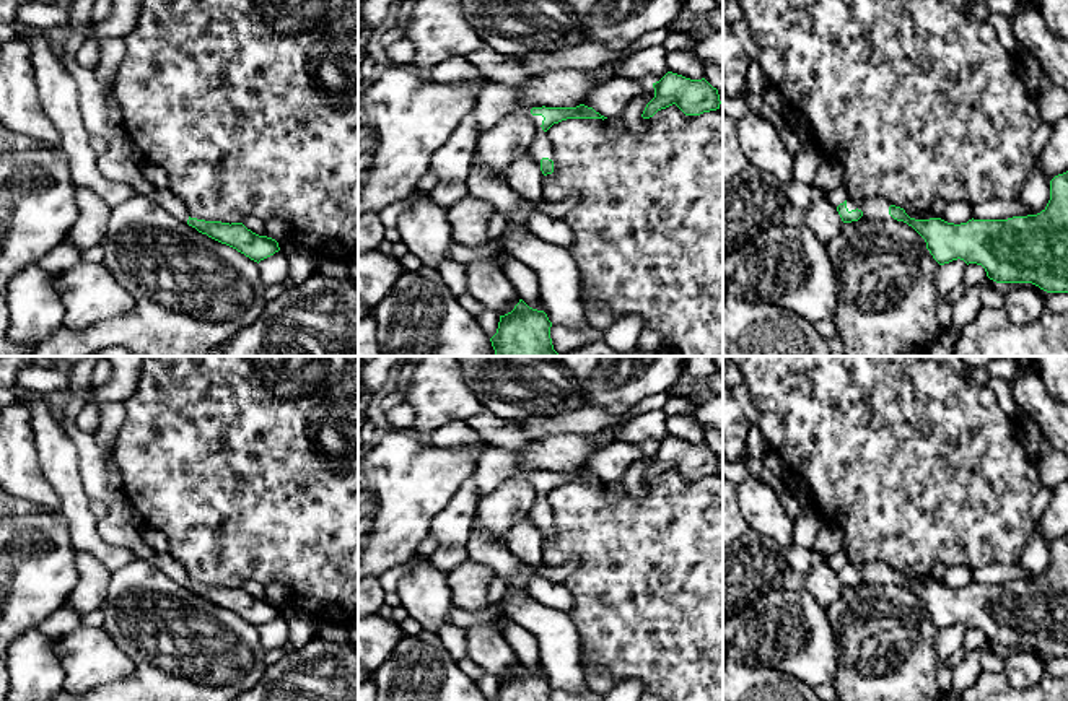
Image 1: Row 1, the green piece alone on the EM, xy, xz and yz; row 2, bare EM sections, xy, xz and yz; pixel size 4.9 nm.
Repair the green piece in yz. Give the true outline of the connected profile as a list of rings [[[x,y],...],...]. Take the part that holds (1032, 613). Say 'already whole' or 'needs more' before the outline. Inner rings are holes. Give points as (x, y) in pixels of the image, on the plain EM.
needs more; [[[1068,535],[1050,545],[1050,564],[1037,579],[1013,581],[1008,584],[969,584],[954,589],[941,582],[915,584],[904,573],[882,561],[861,568],[845,564],[837,571],[843,587],[860,582],[897,584],[912,590],[926,607],[926,613],[939,628],[964,625],[982,629],[987,641],[996,647],[1032,647],[1047,657],[1068,657]]]

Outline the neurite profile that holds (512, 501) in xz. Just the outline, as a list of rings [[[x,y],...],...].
[[[506,480],[477,503],[479,527],[508,548],[508,533],[516,522],[529,520],[536,491],[529,481]]]

